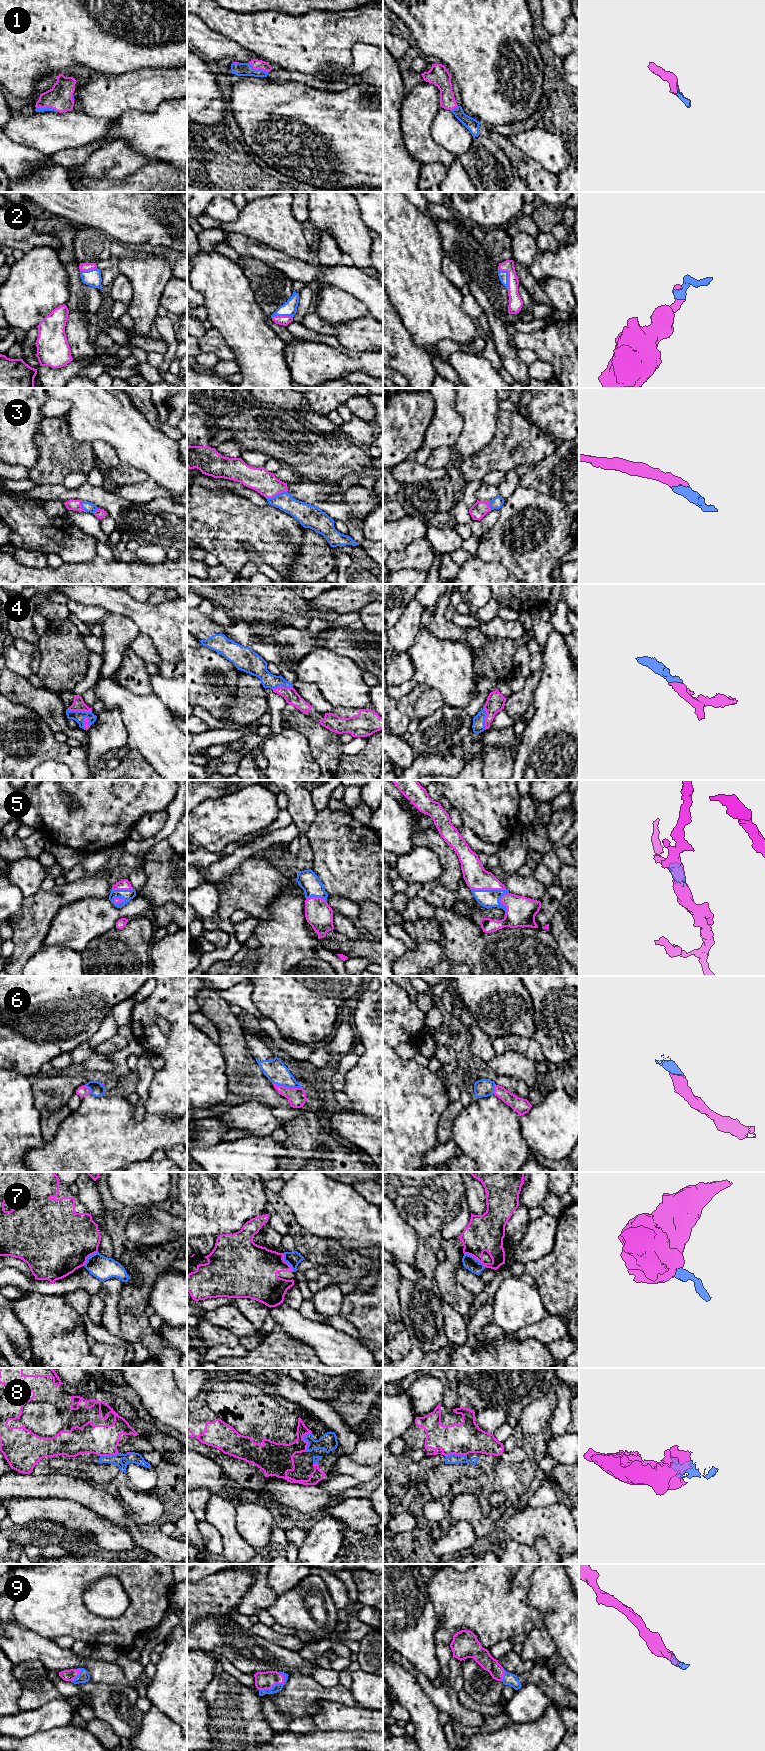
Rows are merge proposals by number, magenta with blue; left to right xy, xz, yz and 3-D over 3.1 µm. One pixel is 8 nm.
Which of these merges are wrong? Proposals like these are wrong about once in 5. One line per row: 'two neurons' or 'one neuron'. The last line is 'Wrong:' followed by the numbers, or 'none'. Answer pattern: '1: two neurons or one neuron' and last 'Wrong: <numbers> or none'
1: one neuron
2: one neuron
3: one neuron
4: one neuron
5: one neuron
6: one neuron
7: two neurons
8: two neurons
9: one neuron
Wrong: 7, 8

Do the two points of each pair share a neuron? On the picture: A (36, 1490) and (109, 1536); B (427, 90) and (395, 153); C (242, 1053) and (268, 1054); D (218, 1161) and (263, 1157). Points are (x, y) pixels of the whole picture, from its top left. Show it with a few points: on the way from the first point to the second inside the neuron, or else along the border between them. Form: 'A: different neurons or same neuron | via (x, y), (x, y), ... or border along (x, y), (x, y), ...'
A: different neurons | border along (24, 1497), (67, 1498), (71, 1500)
B: different neurons | border along (399, 115), (399, 126), (405, 147), (415, 158)
C: different neurons | border along (243, 1031), (248, 1049), (254, 1058)
D: same neuron | via (229, 1161), (252, 1161)

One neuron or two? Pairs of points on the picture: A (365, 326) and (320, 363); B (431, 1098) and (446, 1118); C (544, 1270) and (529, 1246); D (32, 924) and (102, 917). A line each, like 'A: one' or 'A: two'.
A: two
B: two
C: two
D: two

